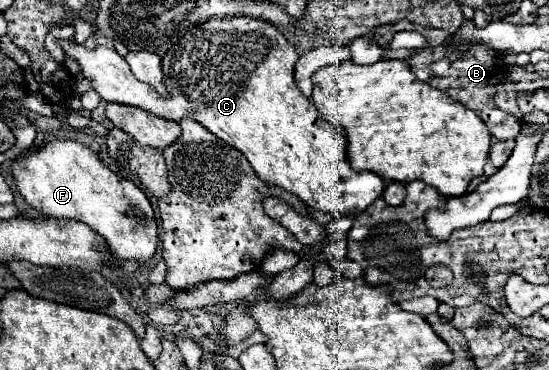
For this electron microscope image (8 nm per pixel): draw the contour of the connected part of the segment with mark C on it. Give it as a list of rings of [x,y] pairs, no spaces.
[[[225,17],[209,19],[203,25],[197,25],[191,31],[187,31],[165,53],[161,61],[165,87],[171,99],[151,99],[151,85],[137,81],[127,61],[113,47],[99,45],[93,51],[89,51],[83,45],[77,45],[75,41],[61,41],[61,47],[65,53],[79,61],[81,73],[93,83],[93,89],[103,97],[103,101],[133,105],[175,123],[179,123],[185,117],[191,117],[193,121],[201,123],[207,131],[211,131],[215,137],[241,151],[261,181],[293,193],[315,211],[331,213],[333,217],[359,215],[385,191],[385,181],[379,175],[367,171],[357,173],[351,169],[343,133],[337,131],[333,125],[325,123],[325,119],[321,119],[313,103],[295,85],[293,67],[299,55],[295,53],[293,45],[281,35],[281,31],[271,23],[251,17]]]

